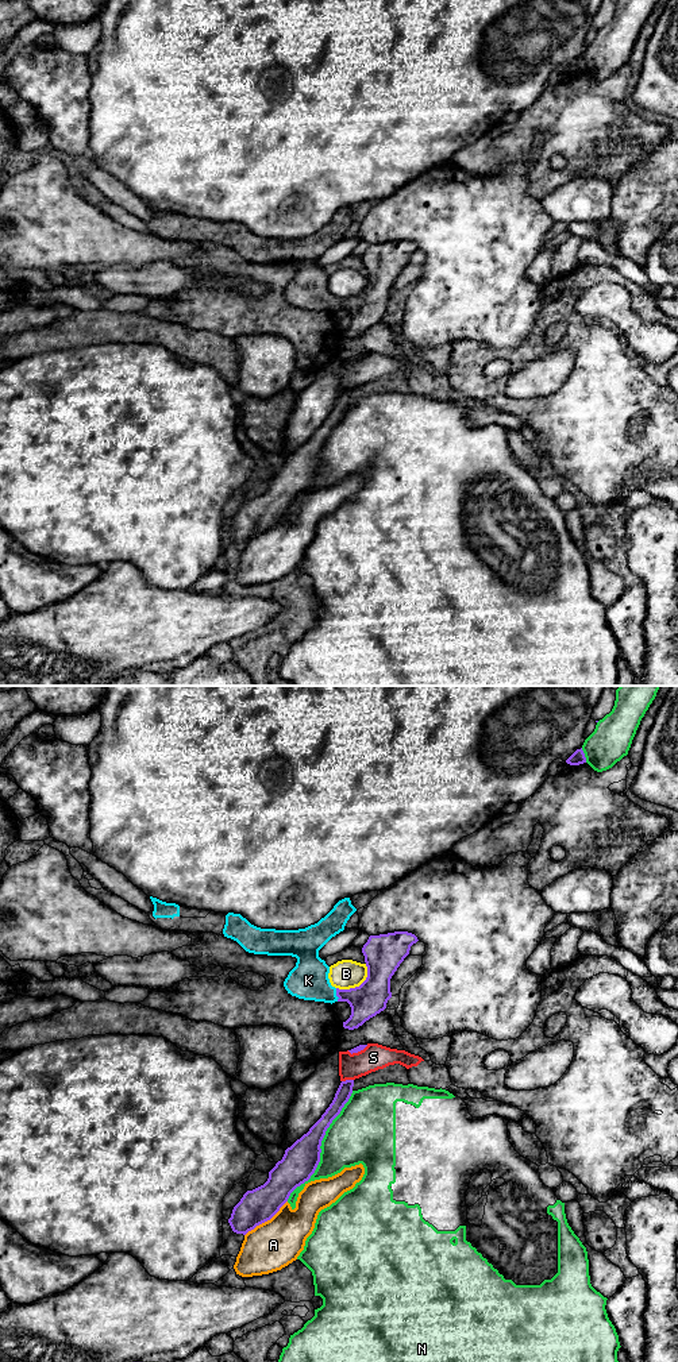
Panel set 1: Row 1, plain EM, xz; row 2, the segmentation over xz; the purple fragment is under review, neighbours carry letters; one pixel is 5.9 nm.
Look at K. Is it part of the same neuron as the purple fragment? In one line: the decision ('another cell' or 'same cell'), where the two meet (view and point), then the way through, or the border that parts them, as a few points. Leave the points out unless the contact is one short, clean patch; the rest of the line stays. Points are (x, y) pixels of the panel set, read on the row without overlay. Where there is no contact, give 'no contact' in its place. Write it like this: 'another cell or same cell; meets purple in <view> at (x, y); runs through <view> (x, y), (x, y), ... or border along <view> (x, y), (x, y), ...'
same cell; meets purple in xz at (336, 304); runs through xz (370, 307), (336, 304), (322, 300), (308, 289)

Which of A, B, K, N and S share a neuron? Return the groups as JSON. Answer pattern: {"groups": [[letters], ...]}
{"groups": [["A"], ["B"], ["K"], ["N"], ["S"]]}

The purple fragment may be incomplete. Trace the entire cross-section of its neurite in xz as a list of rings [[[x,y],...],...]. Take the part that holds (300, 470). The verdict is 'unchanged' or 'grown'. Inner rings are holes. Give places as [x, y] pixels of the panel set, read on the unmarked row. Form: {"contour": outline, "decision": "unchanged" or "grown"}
{"contour": [[[354,389],[342,390],[330,416],[307,443],[285,459],[282,468],[269,481],[267,490],[243,503],[228,528],[234,541],[246,544],[270,529],[290,502],[311,487],[320,471],[325,440],[348,410],[353,396]]], "decision": "unchanged"}

